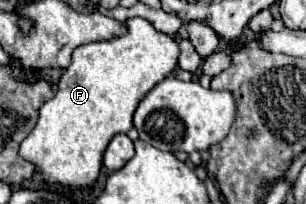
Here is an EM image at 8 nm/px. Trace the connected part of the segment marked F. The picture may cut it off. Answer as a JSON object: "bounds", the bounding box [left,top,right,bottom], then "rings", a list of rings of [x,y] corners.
{"bounds":[19,16,179,188],"rings":[[[139,16],[125,20],[123,26],[127,28],[123,36],[83,44],[73,50],[71,64],[61,76],[55,96],[41,106],[37,126],[21,142],[19,154],[29,162],[33,162],[47,182],[57,182],[61,186],[77,186],[77,188],[85,188],[93,184],[99,176],[101,158],[109,140],[115,134],[127,132],[133,128],[133,114],[139,102],[143,100],[143,96],[147,96],[147,92],[151,92],[155,84],[171,76],[177,68],[179,44],[175,42],[173,36],[155,30],[149,20]]]}

